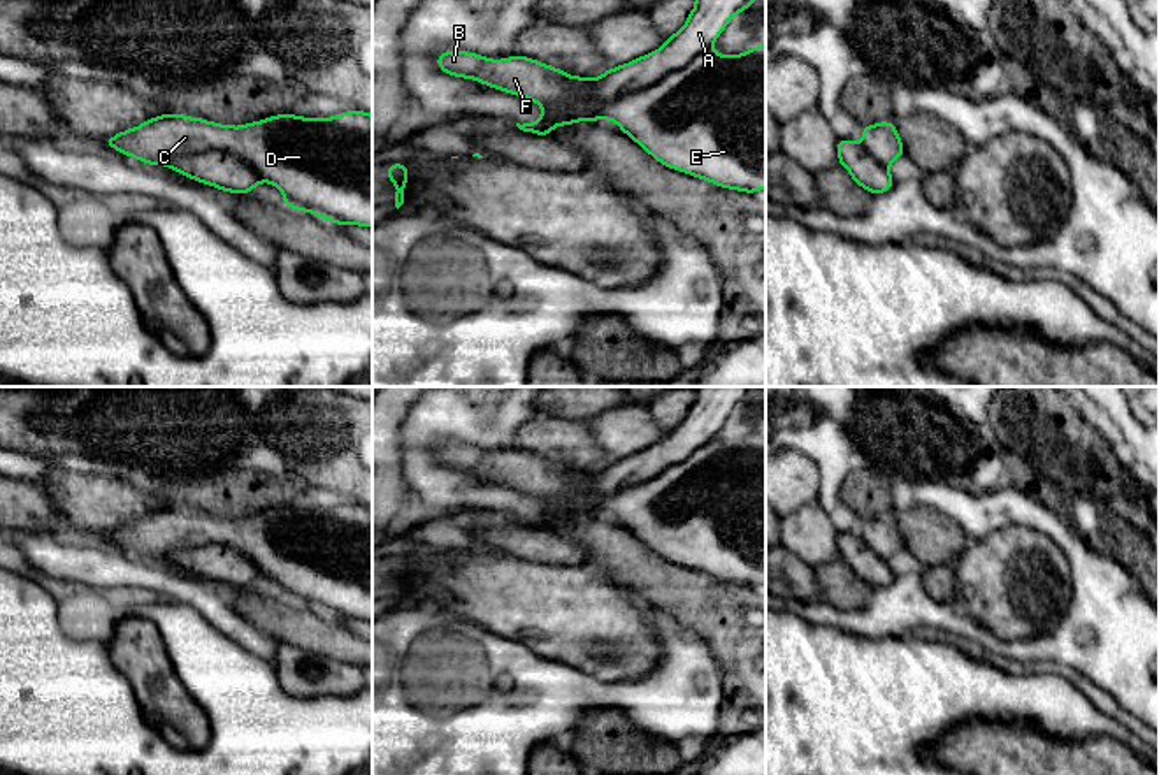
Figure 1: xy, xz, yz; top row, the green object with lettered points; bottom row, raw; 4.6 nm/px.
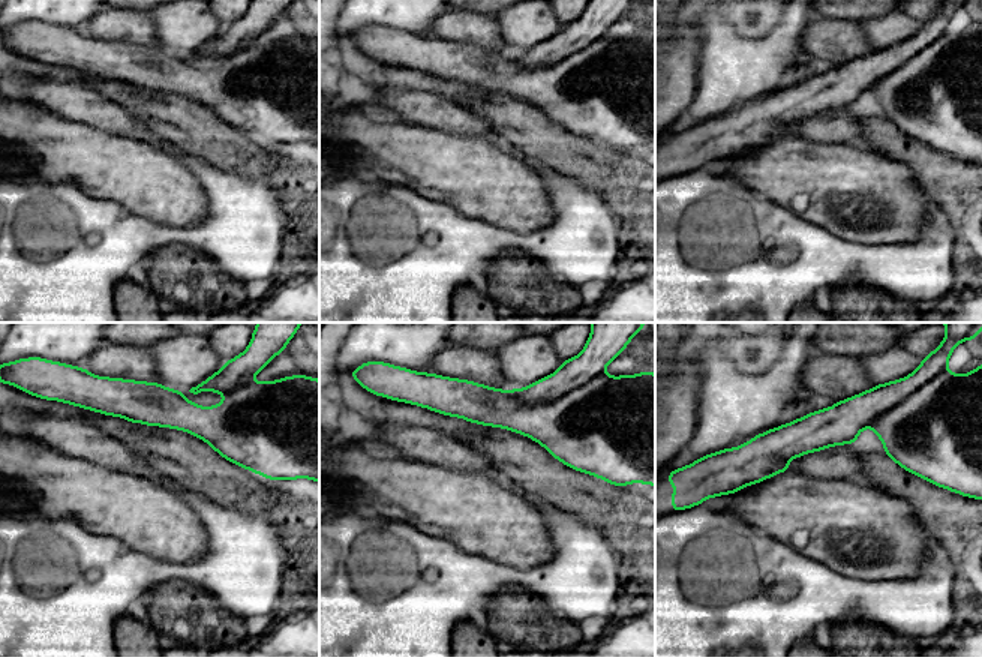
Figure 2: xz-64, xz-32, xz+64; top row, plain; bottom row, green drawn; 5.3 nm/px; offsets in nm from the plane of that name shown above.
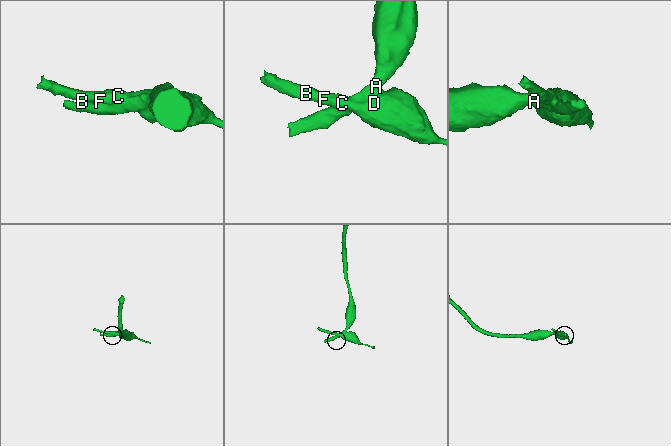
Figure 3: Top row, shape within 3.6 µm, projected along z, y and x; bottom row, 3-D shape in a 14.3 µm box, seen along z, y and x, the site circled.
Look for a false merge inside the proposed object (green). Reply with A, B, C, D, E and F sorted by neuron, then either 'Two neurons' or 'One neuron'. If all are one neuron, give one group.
Groups: A / B C D E F. Two neurons

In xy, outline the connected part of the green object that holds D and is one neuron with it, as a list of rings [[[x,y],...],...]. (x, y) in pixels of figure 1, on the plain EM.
[[[162,508],[104,532],[148,559],[205,545],[241,552],[283,585],[283,599],[337,619],[372,622],[372,508],[277,508],[241,520]]]

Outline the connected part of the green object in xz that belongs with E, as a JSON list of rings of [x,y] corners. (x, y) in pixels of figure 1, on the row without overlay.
[[[766,438],[732,450],[708,443],[655,478],[601,497],[597,513],[615,515],[669,562],[738,585],[766,583]]]

